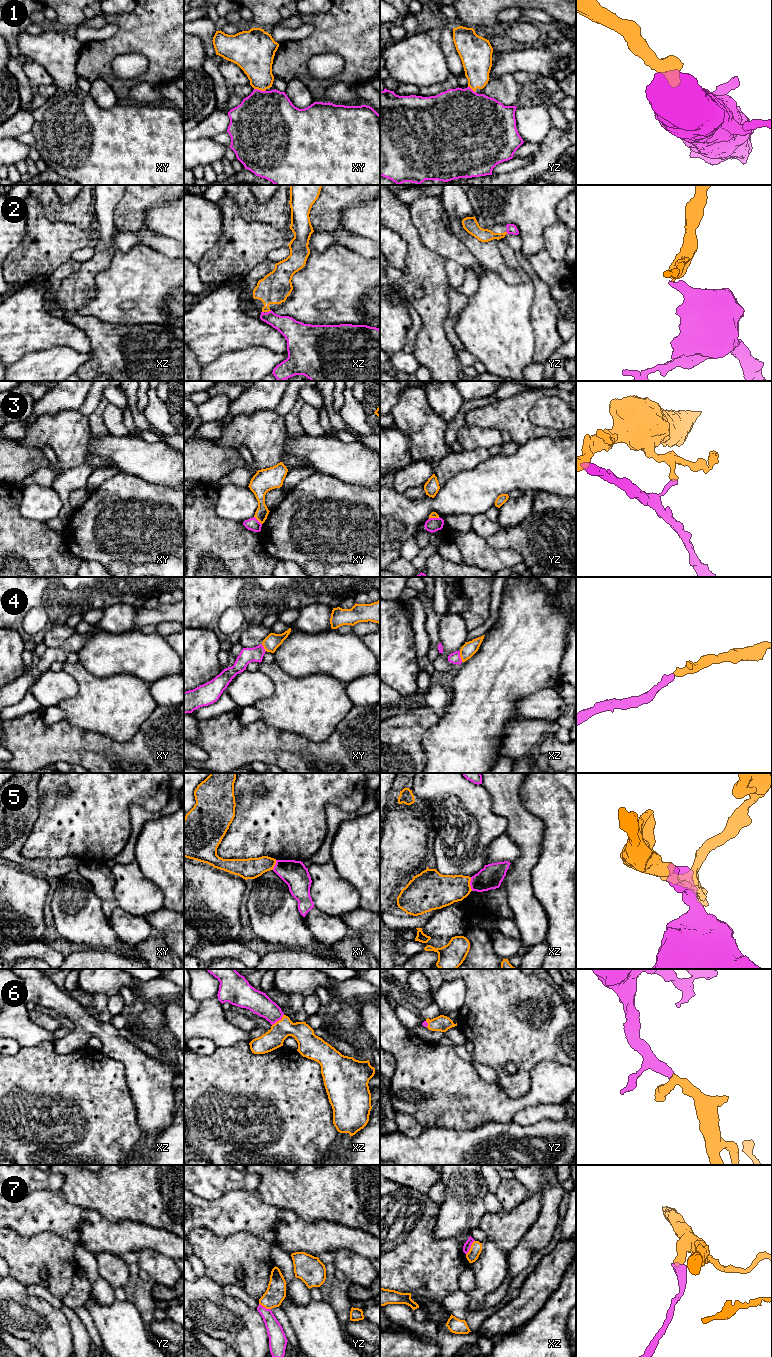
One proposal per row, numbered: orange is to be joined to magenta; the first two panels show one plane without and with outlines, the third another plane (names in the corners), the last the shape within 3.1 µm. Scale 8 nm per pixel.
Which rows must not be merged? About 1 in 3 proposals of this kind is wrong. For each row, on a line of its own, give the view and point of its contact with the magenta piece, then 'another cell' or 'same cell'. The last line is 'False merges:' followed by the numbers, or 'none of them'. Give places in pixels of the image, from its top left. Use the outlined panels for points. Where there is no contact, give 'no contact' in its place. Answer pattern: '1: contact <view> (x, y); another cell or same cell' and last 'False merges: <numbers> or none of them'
1: contact xy (260, 90); same cell
2: contact xz (269, 311); same cell
3: contact xy (257, 520); another cell
4: contact xz (459, 656); same cell
5: contact xz (470, 884); another cell
6: contact xz (278, 1020); same cell
7: contact xz (470, 1247); another cell
False merges: 3, 5, 7

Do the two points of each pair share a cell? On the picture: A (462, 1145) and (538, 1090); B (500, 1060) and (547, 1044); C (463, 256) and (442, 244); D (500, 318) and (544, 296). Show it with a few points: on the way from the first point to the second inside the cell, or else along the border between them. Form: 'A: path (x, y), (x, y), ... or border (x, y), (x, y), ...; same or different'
A: border (512, 1121), (487, 1121), (473, 1129); different
B: path (512, 1048), (516, 1044), (535, 1044); same
C: path (458, 252), (447, 245); same
D: border (530, 279), (534, 293), (530, 308), (531, 326); different

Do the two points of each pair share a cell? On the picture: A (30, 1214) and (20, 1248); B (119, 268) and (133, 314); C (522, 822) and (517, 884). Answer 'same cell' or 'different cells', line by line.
A: different cells
B: same cell
C: same cell

